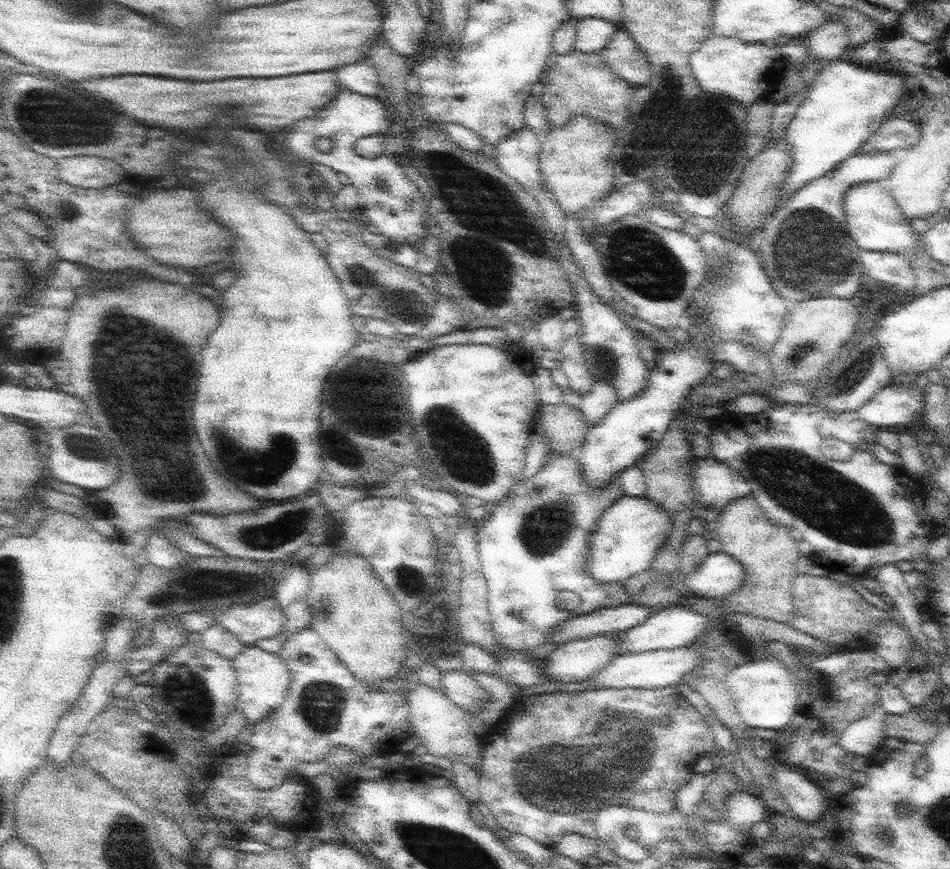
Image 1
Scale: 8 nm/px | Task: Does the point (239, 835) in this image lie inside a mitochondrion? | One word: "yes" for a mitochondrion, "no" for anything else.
no

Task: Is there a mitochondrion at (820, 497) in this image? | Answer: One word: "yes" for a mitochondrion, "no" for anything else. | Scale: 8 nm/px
yes

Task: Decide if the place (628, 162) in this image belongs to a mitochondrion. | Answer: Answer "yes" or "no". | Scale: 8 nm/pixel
no

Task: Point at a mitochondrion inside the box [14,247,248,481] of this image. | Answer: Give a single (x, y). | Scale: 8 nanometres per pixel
(90, 446)

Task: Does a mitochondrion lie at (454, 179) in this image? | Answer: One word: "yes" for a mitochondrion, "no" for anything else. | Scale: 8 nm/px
yes

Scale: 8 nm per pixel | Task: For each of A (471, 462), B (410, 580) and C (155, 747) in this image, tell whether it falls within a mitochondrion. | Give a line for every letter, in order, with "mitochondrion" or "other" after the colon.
A: mitochondrion
B: mitochondrion
C: other

